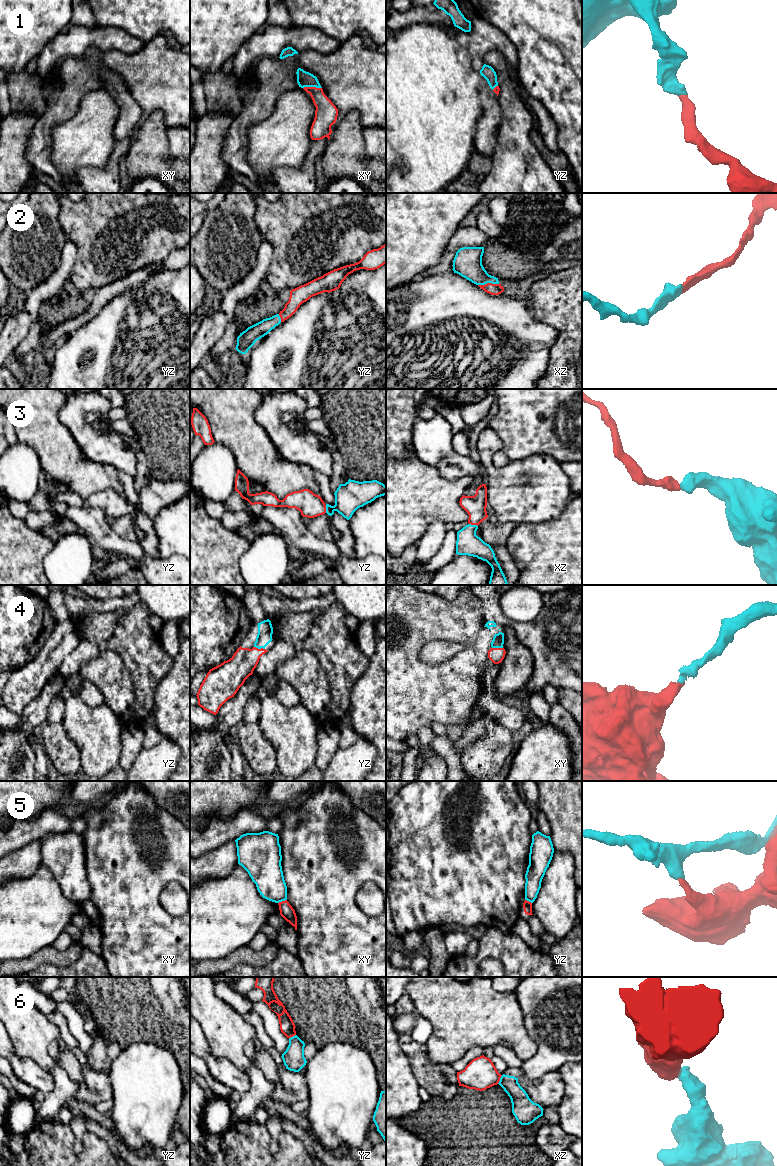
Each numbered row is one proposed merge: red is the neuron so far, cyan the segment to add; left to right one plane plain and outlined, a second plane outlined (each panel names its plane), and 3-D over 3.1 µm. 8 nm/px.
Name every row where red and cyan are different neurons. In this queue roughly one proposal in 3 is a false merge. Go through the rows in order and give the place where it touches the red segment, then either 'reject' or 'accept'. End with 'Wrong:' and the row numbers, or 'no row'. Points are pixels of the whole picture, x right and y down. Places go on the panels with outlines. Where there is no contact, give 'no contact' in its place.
1: meets red in xy at (312, 87); accept
2: meets red in xz at (488, 283); accept
3: meets red in xz at (473, 524); accept
4: meets red in yz at (259, 649); accept
5: meets red in xy at (282, 901); reject
6: meets red in xz at (499, 1079); reject
Wrong: 5, 6

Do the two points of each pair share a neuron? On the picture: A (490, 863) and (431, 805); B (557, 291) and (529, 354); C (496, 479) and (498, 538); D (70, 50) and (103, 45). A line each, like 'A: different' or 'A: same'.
A: same
B: different
C: different
D: same

